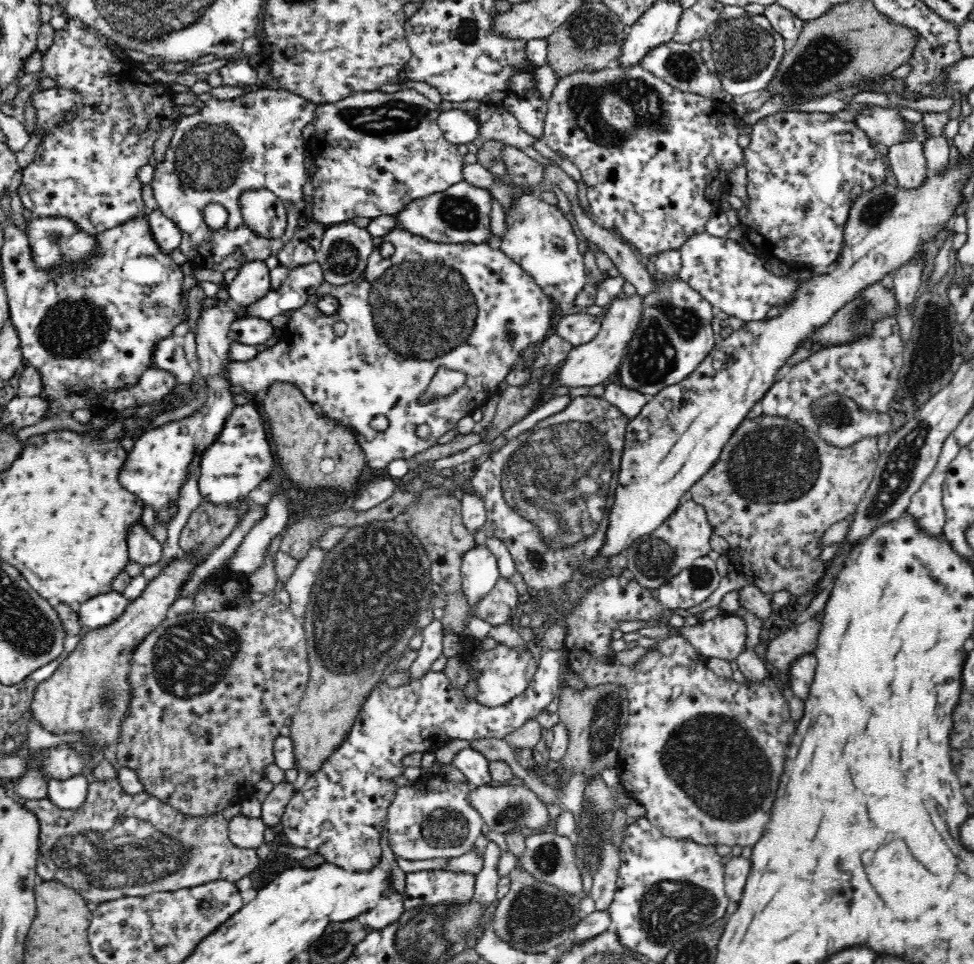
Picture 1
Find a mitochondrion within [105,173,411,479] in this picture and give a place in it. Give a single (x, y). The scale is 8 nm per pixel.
(343, 258)

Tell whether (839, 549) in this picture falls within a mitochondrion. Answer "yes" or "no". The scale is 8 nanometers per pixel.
no

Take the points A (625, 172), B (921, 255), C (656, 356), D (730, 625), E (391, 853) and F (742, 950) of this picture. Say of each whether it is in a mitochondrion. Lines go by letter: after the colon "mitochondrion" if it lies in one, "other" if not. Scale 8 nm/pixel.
A: other
B: other
C: mitochondrion
D: other
E: other
F: other

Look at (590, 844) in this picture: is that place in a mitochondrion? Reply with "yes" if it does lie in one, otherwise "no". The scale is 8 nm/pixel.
yes

